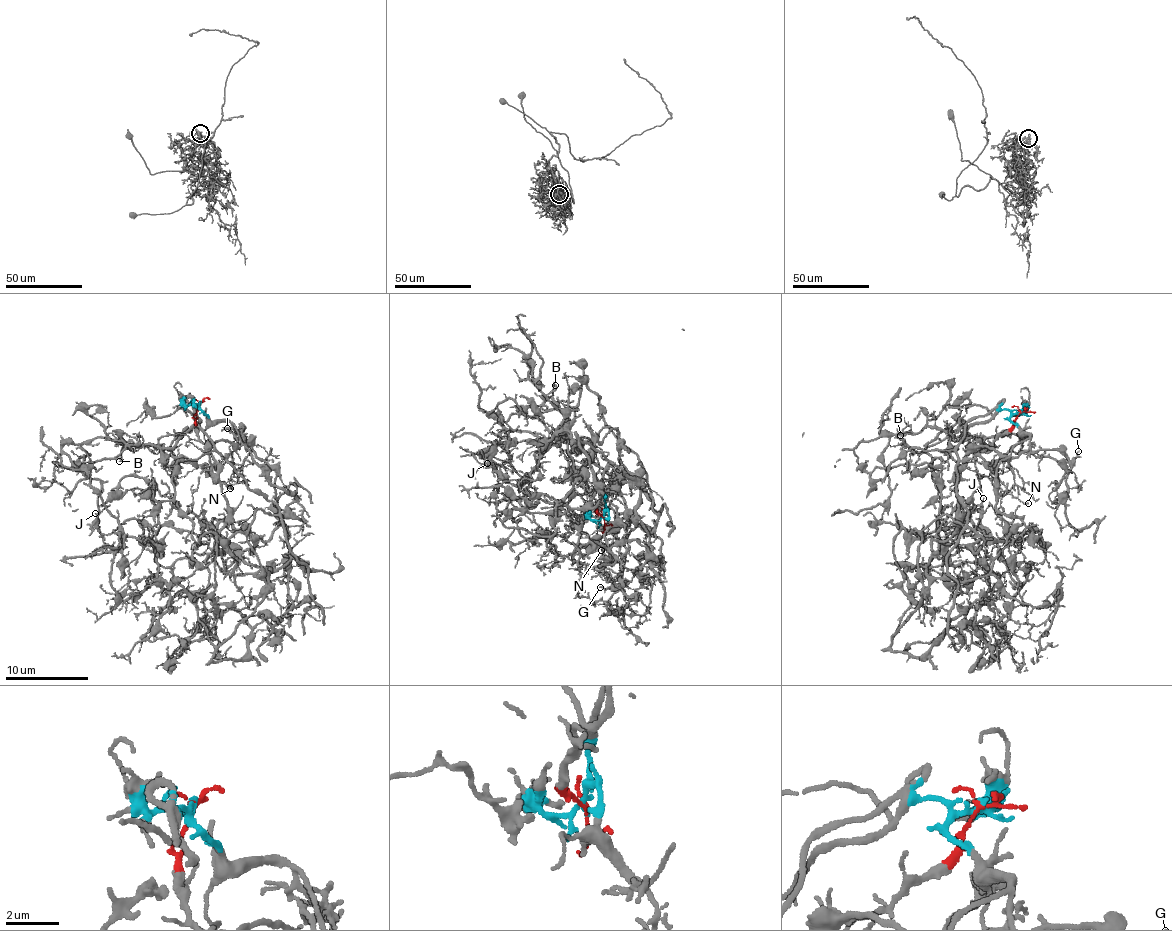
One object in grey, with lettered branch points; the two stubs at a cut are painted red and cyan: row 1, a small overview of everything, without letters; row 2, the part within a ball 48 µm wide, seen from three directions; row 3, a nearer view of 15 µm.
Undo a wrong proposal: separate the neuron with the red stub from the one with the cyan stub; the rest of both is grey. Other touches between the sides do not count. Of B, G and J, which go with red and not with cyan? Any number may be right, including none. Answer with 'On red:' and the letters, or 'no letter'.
On red: no letter

